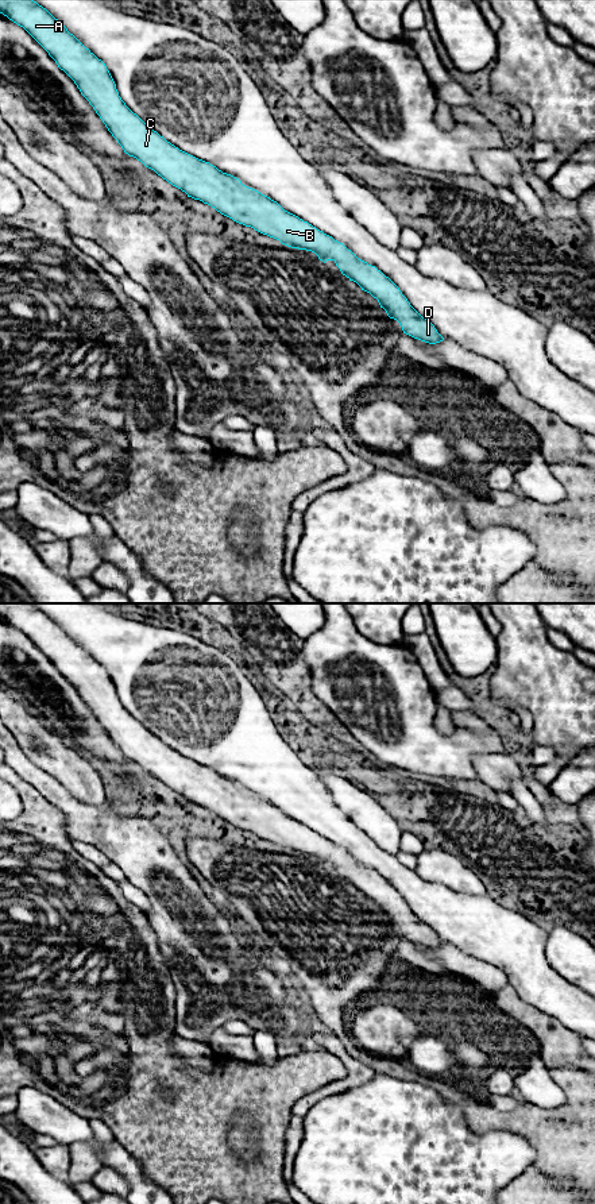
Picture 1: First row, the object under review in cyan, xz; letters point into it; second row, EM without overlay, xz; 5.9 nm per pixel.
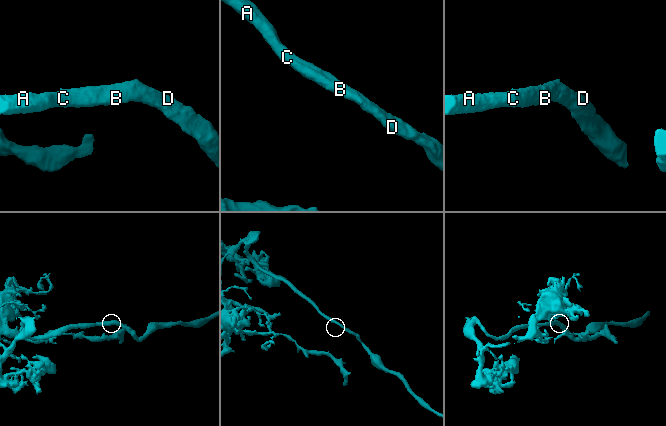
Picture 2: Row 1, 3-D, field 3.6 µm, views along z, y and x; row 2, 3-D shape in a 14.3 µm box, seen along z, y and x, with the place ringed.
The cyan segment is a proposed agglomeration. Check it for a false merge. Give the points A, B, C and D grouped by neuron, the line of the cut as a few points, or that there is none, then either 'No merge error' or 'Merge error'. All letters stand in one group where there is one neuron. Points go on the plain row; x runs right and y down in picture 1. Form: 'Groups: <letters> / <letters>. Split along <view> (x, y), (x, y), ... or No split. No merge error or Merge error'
Groups: A B C D. No split. No merge error

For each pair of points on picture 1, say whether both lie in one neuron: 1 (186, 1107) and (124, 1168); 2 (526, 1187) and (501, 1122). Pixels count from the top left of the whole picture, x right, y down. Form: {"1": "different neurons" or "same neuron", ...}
{"1": "different neurons", "2": "same neuron"}

